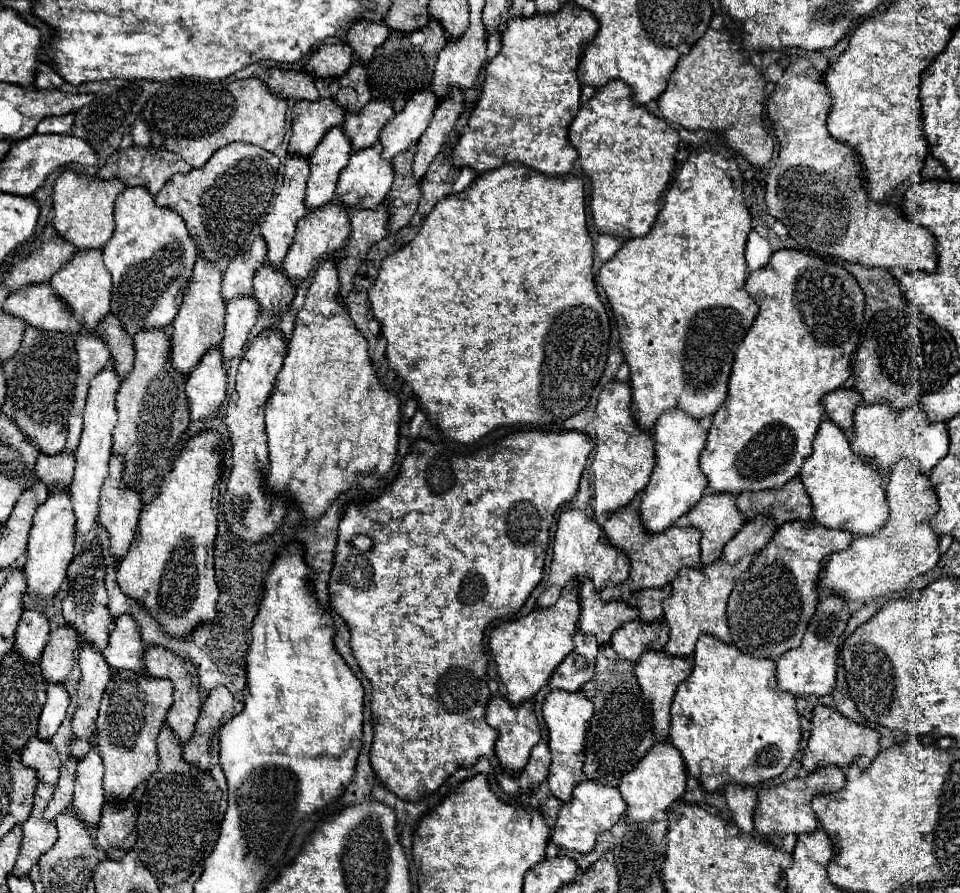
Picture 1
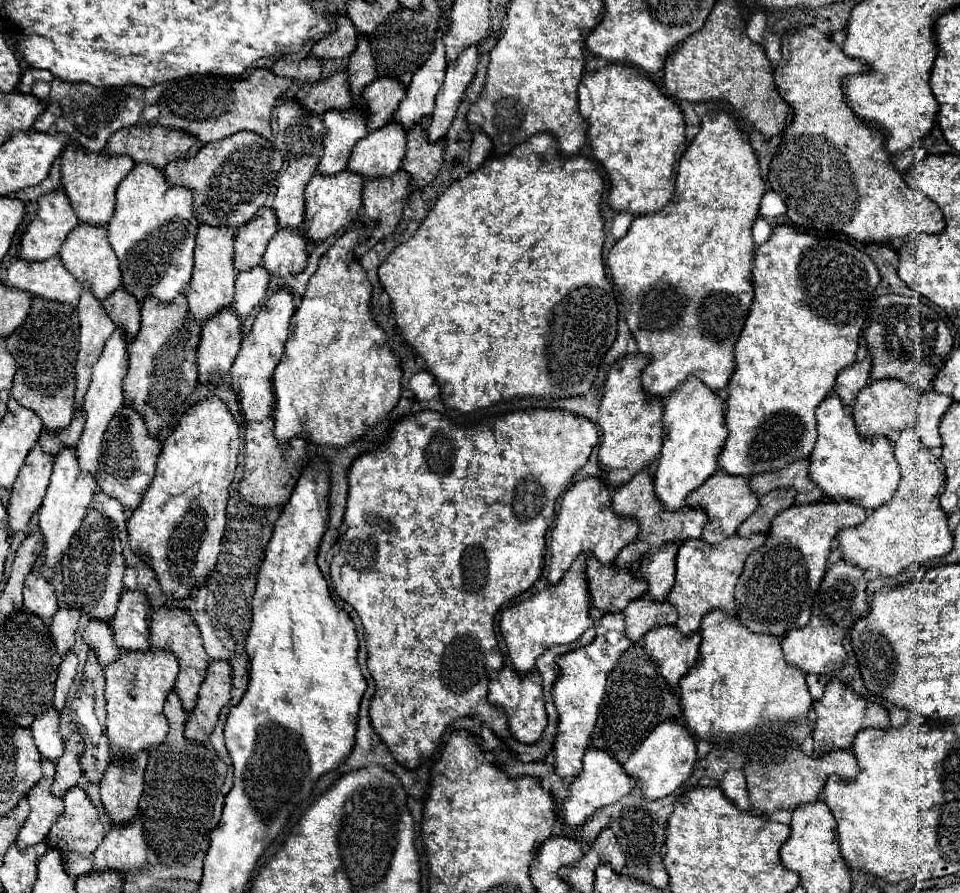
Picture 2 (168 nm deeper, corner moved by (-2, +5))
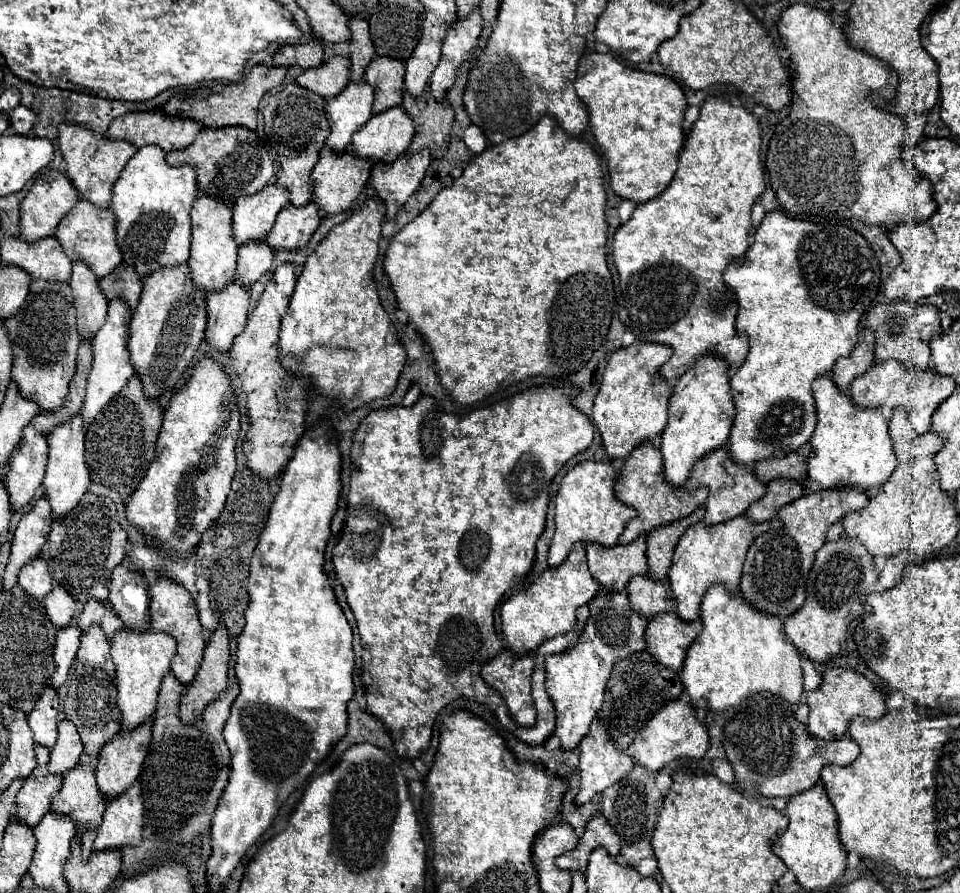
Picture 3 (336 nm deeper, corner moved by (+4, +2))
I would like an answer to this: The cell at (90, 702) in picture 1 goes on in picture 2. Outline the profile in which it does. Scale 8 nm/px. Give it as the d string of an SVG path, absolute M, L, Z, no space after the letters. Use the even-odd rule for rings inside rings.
M90 619L82 637L96 651L104 667L120 655L120 647L116 647L116 641L112 639L112 627L108 623L100 623L100 619Z

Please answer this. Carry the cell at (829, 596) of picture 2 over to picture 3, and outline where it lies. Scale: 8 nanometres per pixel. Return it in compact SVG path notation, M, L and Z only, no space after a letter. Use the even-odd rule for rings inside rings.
M848 538L826 542L818 550L816 562L810 570L804 606L784 620L784 632L788 640L808 660L828 662L840 652L846 640L848 624L862 614L860 596L870 590L876 578L878 576L874 574L872 558L866 554L866 550L862 550L862 546L858 546L858 542L850 542Z

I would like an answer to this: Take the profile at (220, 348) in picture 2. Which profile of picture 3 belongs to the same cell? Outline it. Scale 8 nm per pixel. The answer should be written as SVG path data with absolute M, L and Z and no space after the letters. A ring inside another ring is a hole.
M234 282L226 290L222 290L222 294L210 294L206 298L206 344L212 350L230 352L234 338L246 326L248 298L248 290Z

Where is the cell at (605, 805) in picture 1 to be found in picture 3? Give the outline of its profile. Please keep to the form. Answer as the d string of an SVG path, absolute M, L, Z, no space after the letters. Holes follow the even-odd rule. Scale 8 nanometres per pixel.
M598 720L592 722L590 732L584 736L584 740L578 746L580 750L580 764L578 764L578 776L580 776L580 790L574 798L576 806L582 806L586 802L590 802L596 794L604 792L606 788L618 784L632 768L634 768L634 758L630 758L628 754L620 752L610 738L606 738L606 732L602 730L602 726L598 726Z

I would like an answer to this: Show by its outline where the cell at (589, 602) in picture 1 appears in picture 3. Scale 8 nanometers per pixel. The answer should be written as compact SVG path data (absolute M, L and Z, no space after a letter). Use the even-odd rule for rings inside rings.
M646 536L626 546L600 548L586 544L588 568L600 588L610 592L626 592L632 576L648 574L646 570Z

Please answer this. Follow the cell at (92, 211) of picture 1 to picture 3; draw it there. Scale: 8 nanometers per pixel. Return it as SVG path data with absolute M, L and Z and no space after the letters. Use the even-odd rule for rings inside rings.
M62 124L58 134L58 146L66 162L66 176L74 184L78 198L92 202L100 210L108 208L112 198L112 186L118 180L124 166L128 164L128 160L134 156L136 148L130 146L128 142L110 142L100 134L90 134L90 130L82 130L82 126L70 124L68 126Z

